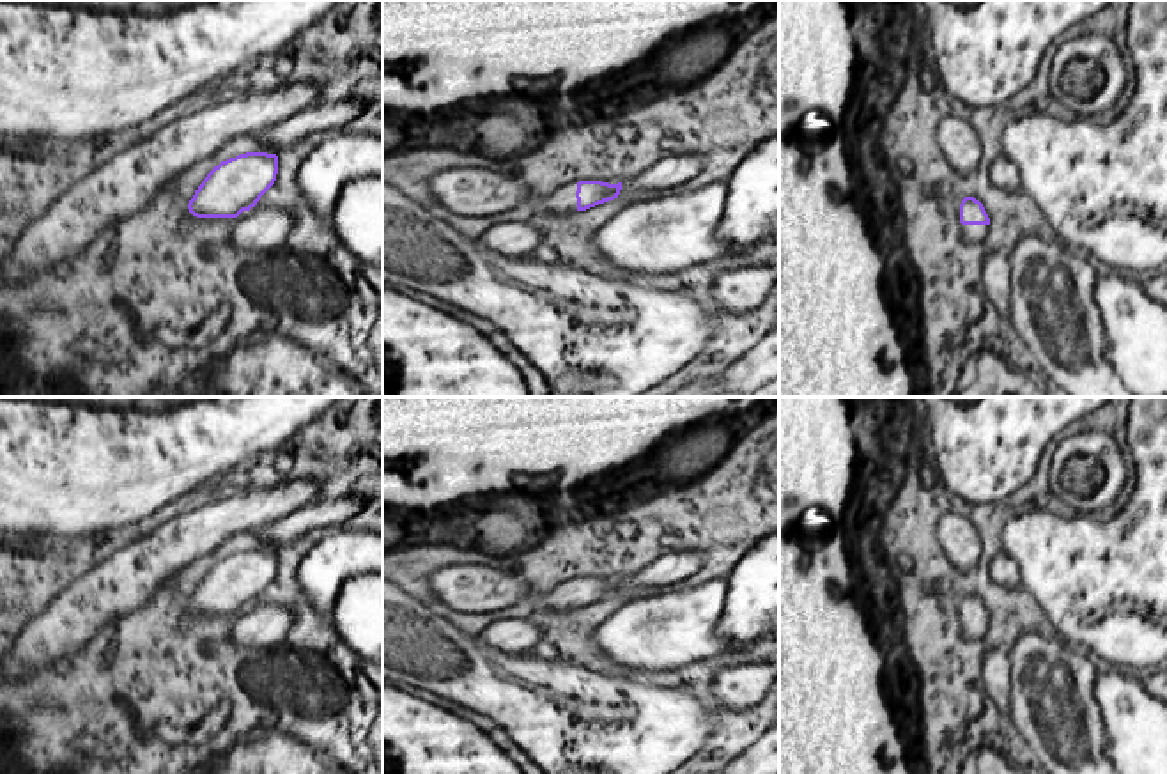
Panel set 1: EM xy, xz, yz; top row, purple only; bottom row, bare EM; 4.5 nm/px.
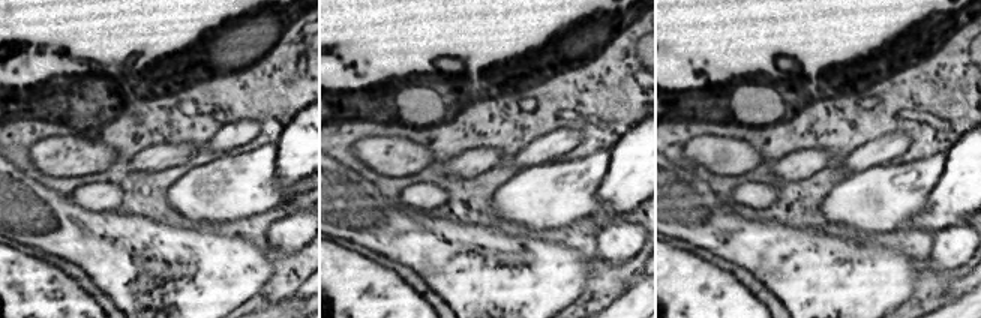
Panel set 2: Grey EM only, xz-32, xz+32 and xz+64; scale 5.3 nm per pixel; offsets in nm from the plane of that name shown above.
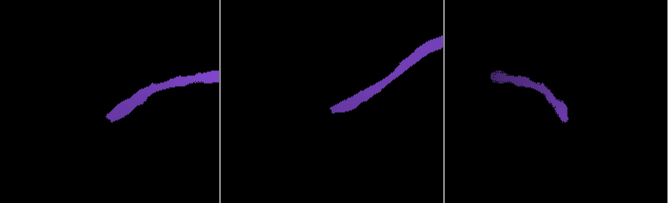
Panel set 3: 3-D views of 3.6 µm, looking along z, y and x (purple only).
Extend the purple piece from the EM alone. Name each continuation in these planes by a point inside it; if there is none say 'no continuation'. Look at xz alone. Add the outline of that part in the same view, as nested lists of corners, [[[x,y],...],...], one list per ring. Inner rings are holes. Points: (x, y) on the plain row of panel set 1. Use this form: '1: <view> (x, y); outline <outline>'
1: xz (562, 597); outline [[[568,579],[556,584],[551,592],[537,595],[540,597],[553,611],[565,611],[577,608],[577,579]]]

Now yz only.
1: yz (974, 631); outline [[[962,622],[962,632],[970,641],[983,641],[990,622]]]

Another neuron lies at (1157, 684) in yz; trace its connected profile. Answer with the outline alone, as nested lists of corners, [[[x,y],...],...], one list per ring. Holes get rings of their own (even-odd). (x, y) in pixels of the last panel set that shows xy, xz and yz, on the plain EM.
[[[1155,670],[1151,677],[1142,680],[1148,693],[1160,698],[1167,705],[1167,670]]]

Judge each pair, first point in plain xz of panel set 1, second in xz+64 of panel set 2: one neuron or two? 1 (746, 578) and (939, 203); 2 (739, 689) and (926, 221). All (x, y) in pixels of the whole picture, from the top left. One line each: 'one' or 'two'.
1: one
2: two

